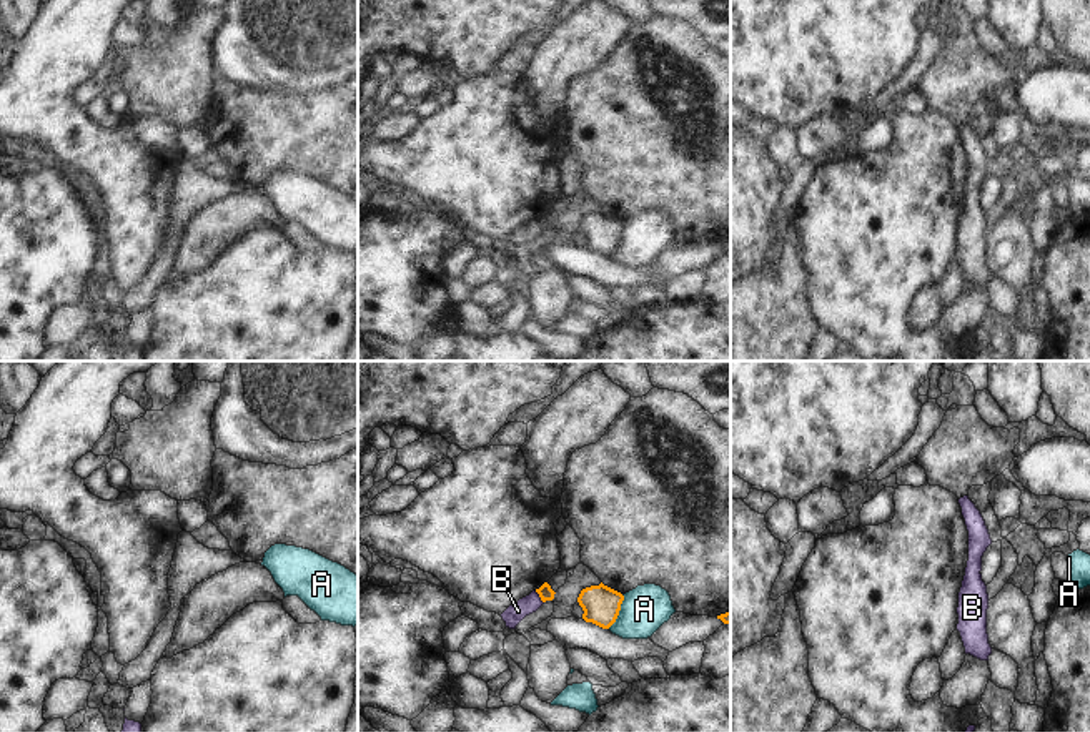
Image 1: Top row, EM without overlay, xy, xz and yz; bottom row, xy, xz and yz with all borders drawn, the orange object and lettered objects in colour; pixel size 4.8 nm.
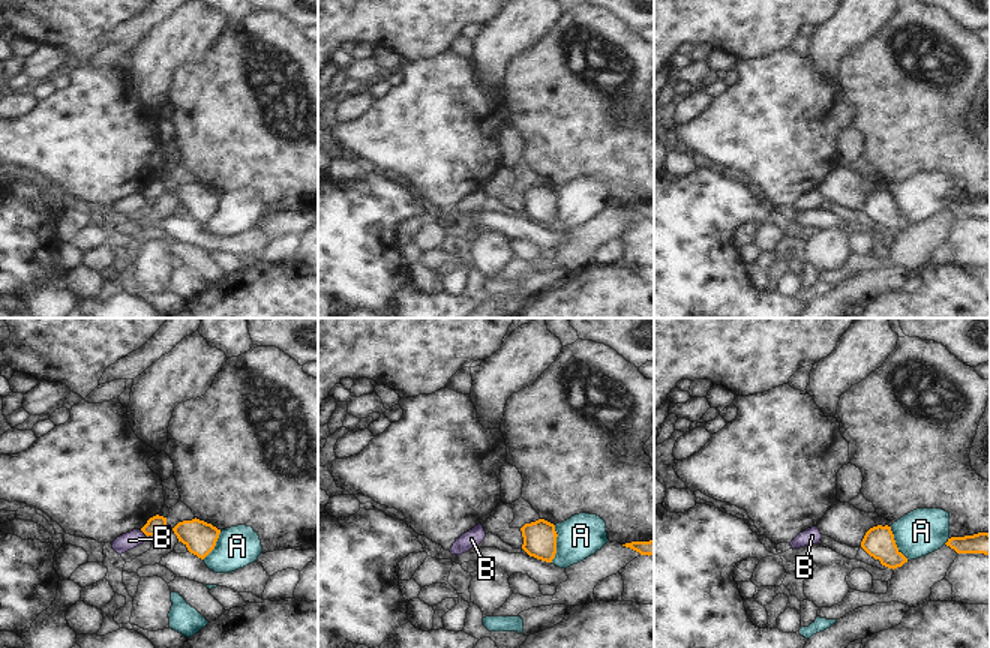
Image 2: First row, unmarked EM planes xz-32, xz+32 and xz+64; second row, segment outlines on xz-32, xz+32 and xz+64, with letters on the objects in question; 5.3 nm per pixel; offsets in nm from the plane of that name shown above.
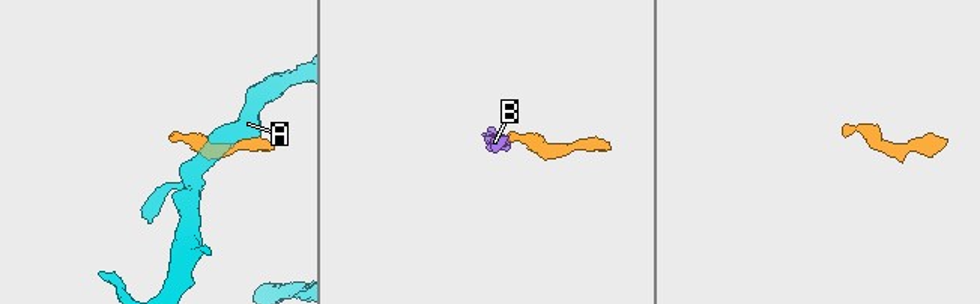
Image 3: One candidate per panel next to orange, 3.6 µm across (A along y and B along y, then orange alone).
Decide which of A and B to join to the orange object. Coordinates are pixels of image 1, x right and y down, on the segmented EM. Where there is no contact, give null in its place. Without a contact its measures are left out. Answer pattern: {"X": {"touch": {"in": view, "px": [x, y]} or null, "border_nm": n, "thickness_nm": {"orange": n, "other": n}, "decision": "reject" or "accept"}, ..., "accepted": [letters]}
{"A": {"touch": {"in": "xz", "px": [619, 609]}, "border_nm": 180, "thickness_nm": {"orange": 190, "other": 220}, "decision": "reject"}, "B": {"touch": {"in": "xz", "px": [540, 596]}, "border_nm": 80, "thickness_nm": {"orange": 70, "other": 90}, "decision": "reject"}, "accepted": []}

